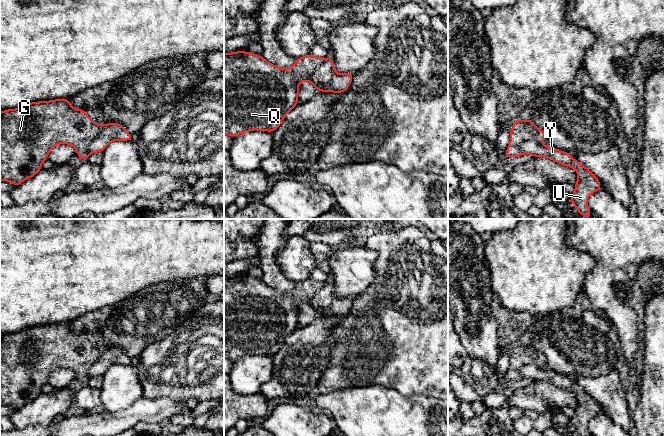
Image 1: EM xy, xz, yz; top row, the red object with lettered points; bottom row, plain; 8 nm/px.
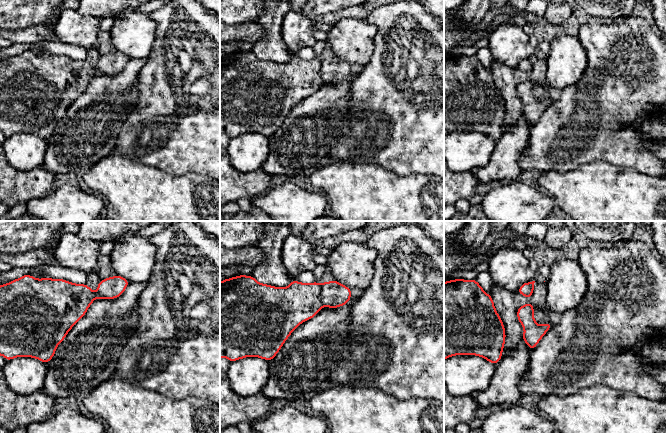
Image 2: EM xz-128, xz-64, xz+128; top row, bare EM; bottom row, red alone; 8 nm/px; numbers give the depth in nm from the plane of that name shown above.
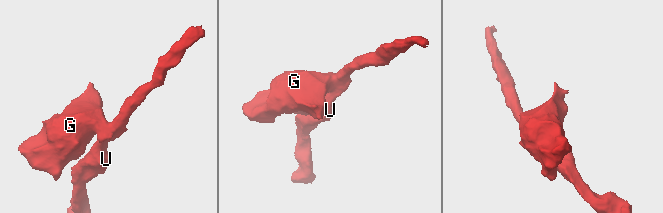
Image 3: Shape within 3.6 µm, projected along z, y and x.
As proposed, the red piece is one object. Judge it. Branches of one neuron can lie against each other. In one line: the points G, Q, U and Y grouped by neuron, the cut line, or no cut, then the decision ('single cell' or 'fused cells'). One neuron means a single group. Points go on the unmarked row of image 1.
groups G Q / U Y; cut xy (101, 349), (101, 355), (87, 372), (89, 377); fused cells

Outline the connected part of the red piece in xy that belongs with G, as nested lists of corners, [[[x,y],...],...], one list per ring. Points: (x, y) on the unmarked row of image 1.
[[[54,323],[50,325],[30,326],[16,333],[2,334],[0,336],[0,406],[9,405],[16,411],[25,404],[33,401],[42,393],[42,386],[48,383],[51,373],[58,368],[69,368],[73,370],[76,373],[76,378],[84,386],[90,379],[90,377],[87,374],[89,368],[94,363],[96,363],[100,359],[100,357],[101,357],[101,349],[99,349],[97,346],[93,346],[88,340],[87,335],[72,331],[70,329],[70,323]]]

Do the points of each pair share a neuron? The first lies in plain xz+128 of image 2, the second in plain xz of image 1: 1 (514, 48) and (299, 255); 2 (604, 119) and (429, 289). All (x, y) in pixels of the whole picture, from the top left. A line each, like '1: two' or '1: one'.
1: one
2: one

